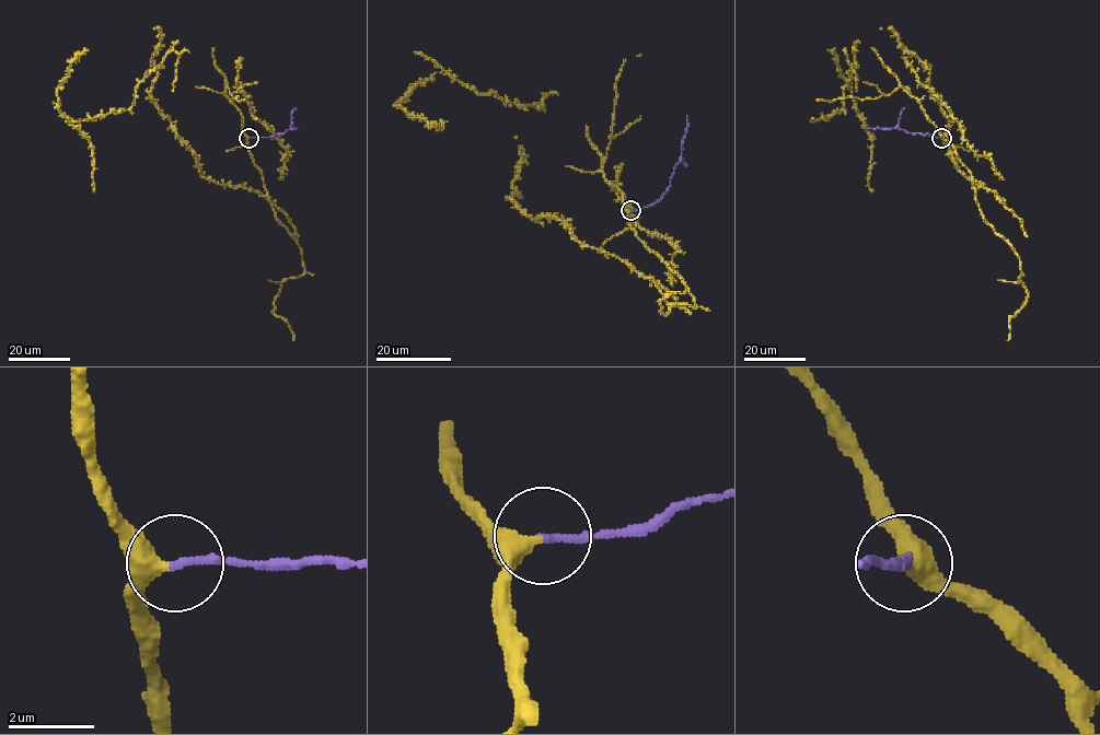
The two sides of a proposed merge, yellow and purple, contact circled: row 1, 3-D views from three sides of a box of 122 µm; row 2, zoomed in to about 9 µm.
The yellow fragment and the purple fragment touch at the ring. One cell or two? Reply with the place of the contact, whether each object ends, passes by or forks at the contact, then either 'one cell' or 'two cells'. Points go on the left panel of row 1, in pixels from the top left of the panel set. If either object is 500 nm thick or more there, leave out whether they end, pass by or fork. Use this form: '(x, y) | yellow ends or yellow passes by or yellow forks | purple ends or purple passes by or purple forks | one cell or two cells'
(249, 138) | yellow passes by | purple ends | one cell

